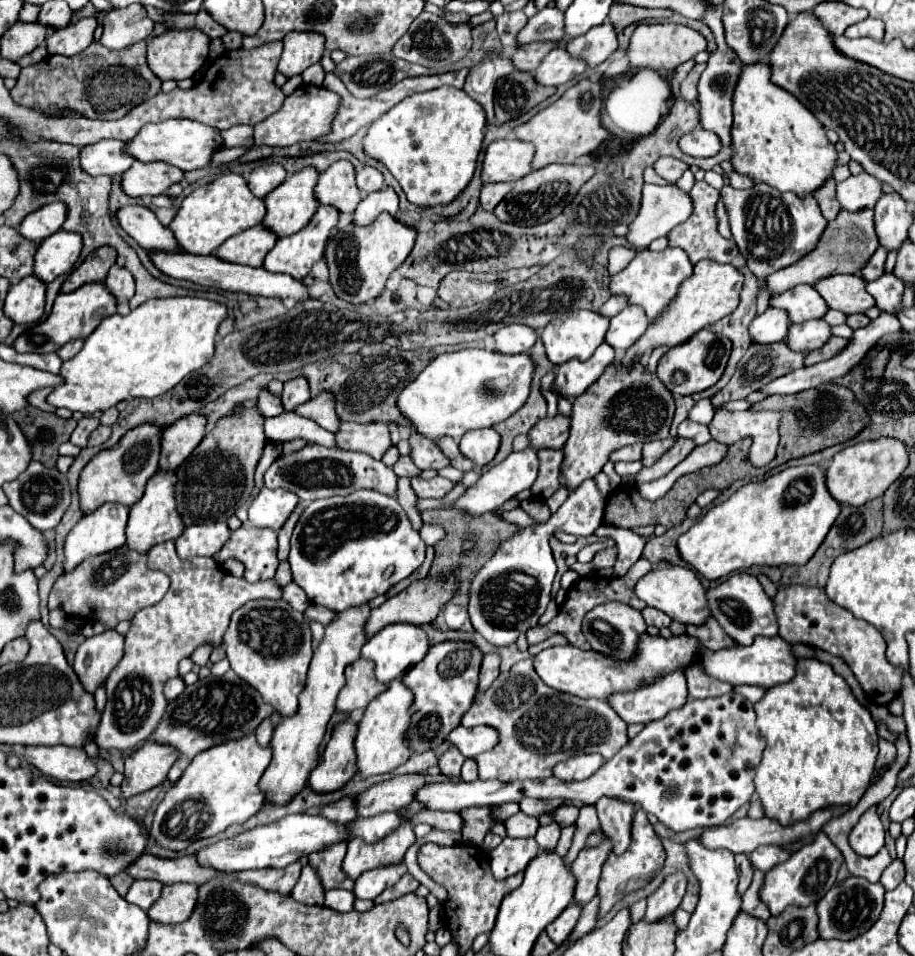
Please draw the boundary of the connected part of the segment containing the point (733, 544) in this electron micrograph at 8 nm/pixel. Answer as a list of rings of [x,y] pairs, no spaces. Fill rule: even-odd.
[[[785,468],[765,480],[747,482],[729,500],[709,508],[707,514],[677,540],[677,548],[681,558],[709,580],[723,578],[733,570],[753,564],[805,564],[825,540],[839,512],[841,504],[837,504],[825,488],[825,468]]]

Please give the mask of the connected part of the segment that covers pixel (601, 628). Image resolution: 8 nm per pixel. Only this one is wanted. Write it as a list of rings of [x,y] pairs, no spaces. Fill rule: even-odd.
[[[621,602],[599,604],[597,608],[589,610],[583,618],[583,634],[585,634],[587,642],[591,644],[591,648],[605,656],[613,656],[615,660],[629,660],[629,656],[633,656],[633,652],[635,652],[639,634],[645,630],[647,630],[647,624],[641,616],[641,612],[627,604],[621,604]]]

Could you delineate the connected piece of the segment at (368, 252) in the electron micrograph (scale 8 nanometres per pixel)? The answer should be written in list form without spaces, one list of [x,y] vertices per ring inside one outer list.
[[[381,212],[381,216],[377,216],[377,220],[373,224],[367,224],[365,228],[359,228],[353,222],[345,228],[337,228],[325,248],[329,282],[335,294],[341,300],[351,302],[355,306],[375,300],[381,294],[387,276],[395,268],[399,268],[405,262],[405,258],[411,254],[415,240],[417,240],[417,230],[409,224],[399,222],[387,212]]]

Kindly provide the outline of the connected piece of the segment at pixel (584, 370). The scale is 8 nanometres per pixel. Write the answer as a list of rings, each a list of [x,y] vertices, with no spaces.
[[[601,344],[595,354],[587,360],[569,360],[557,368],[557,378],[555,378],[555,392],[567,396],[567,398],[577,398],[591,384],[595,384],[601,374],[605,372],[605,366],[611,366],[615,360],[615,350],[609,348],[609,344]]]

